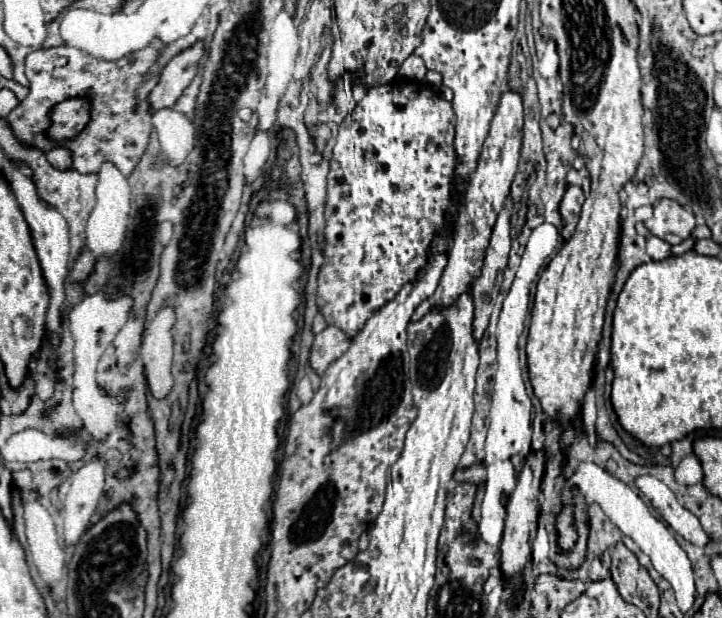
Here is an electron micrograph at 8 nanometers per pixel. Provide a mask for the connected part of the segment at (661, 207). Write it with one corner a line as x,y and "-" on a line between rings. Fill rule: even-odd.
664,198
656,202
652,218
648,218
644,224
650,230
650,234
674,246
692,236
692,230
696,228
696,218
692,212
684,210
678,202

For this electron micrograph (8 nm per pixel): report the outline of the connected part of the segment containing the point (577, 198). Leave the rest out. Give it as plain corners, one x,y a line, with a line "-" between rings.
568,186
562,204
560,204
560,214
566,222
566,226
576,226
578,216
580,216
580,208
584,204
584,192
580,186

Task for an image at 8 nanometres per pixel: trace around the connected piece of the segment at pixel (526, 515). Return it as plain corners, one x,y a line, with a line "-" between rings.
532,450
526,456
524,466
520,470
516,490
508,496
508,502
506,502
506,524
504,524
504,538
500,546
500,570
508,578
518,578
532,554
532,542
534,542
536,526
538,526
536,524
538,522
538,494
540,494
542,474
544,474
544,452

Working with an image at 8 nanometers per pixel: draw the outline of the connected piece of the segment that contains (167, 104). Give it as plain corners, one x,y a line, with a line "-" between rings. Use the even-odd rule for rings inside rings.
198,42
196,46
180,52
166,64
166,68
160,72
158,84
148,94
148,104
152,114
164,108
172,108
176,104
176,100
182,96
182,92
196,76
198,60
202,58
202,54
204,54
204,46
202,42

